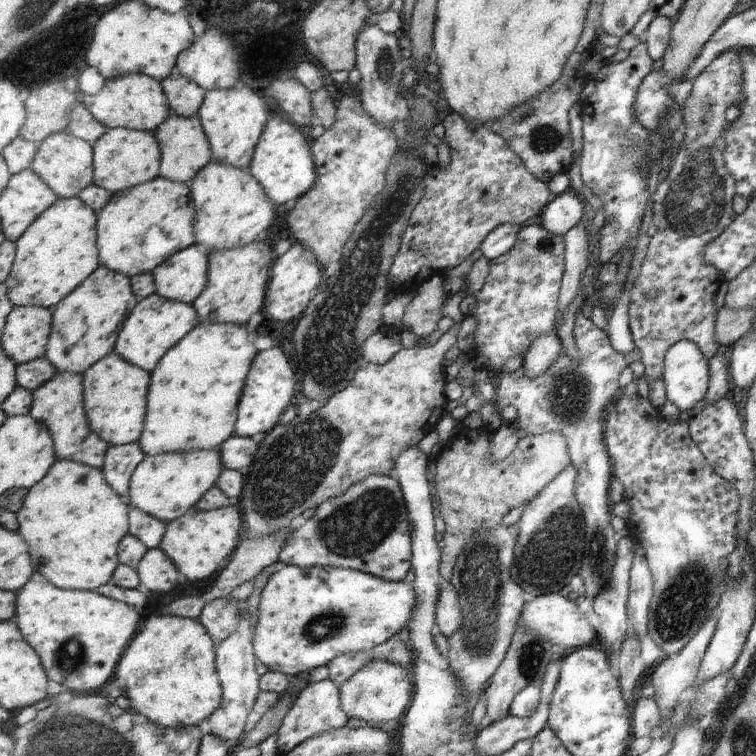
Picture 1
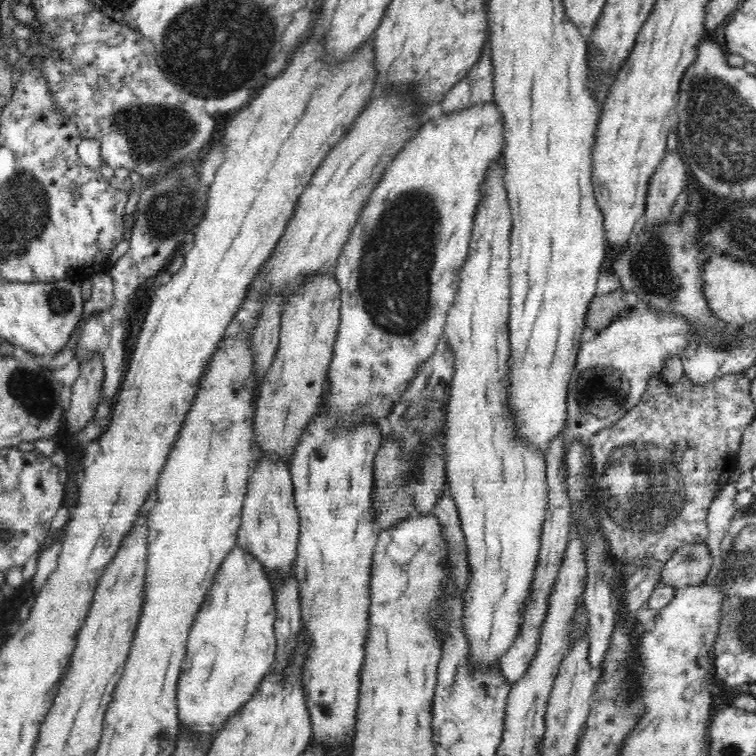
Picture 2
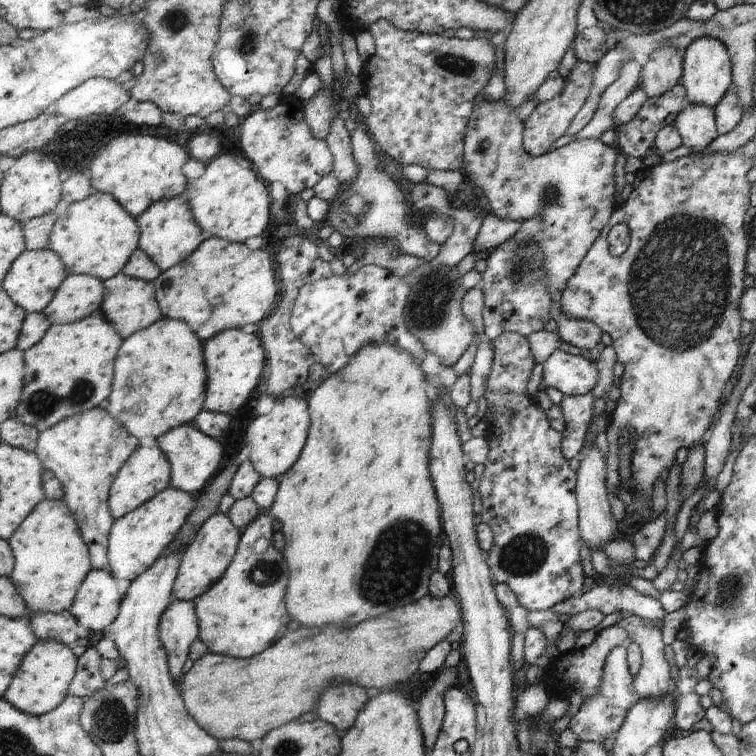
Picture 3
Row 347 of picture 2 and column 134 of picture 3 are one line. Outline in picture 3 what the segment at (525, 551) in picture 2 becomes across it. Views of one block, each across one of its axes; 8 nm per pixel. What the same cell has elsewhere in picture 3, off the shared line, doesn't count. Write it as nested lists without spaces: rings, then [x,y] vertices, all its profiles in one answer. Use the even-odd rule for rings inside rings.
[[[159,445],[139,447],[123,465],[111,486],[109,504],[115,520],[127,516],[160,492],[167,490],[171,487],[171,478],[172,466],[170,460],[167,460],[166,453],[162,451],[162,448],[159,448]]]

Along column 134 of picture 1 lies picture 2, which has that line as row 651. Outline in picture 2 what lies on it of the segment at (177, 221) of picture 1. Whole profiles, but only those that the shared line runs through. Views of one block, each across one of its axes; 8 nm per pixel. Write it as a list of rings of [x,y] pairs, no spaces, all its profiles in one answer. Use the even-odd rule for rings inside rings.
[[[234,546],[219,566],[202,608],[188,636],[187,652],[178,680],[178,717],[180,726],[196,733],[215,735],[224,722],[258,690],[262,679],[272,670],[277,640],[275,635],[276,599],[268,568],[243,546]]]

